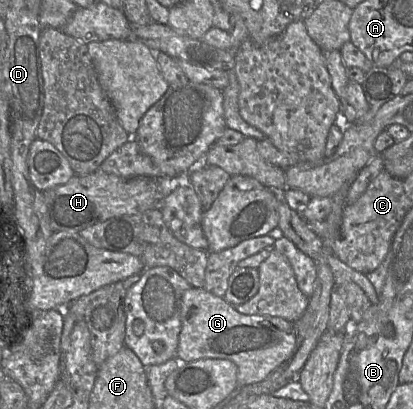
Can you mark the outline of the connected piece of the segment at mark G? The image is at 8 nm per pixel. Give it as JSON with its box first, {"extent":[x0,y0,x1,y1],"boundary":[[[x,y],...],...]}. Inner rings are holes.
{"extent":[177,288,296,387],"boundary":[[[204,288],[186,290],[182,297],[182,327],[177,358],[191,362],[204,358],[226,359],[237,366],[239,387],[264,380],[291,355],[296,344],[295,324],[270,315],[246,315]]]}

